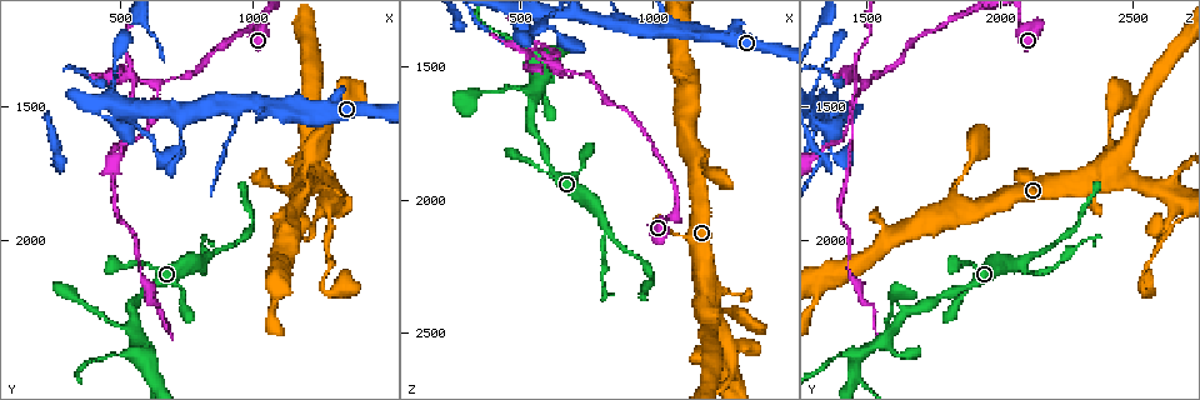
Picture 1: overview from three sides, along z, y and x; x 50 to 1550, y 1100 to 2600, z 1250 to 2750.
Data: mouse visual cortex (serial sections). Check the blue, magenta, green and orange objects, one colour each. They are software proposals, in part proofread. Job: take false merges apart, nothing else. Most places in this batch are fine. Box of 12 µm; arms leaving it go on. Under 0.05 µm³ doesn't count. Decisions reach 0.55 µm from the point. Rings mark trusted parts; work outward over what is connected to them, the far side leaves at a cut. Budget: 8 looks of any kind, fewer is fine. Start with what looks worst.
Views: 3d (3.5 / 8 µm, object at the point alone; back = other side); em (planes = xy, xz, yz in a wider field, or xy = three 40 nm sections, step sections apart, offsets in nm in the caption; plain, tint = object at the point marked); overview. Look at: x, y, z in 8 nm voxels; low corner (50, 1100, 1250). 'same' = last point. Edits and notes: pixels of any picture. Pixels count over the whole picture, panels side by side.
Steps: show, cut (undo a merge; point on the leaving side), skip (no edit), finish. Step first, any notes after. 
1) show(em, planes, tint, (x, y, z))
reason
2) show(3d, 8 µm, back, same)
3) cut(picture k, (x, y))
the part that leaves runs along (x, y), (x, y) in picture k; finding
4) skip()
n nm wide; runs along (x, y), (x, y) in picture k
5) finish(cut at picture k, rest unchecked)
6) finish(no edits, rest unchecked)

show(3d, 8 µm, back, (600, 1410, 1490))
looks like a crossing

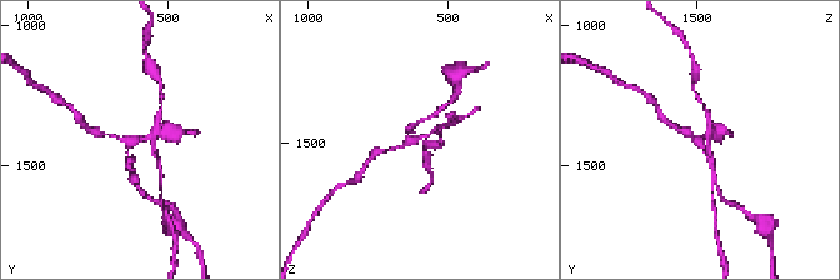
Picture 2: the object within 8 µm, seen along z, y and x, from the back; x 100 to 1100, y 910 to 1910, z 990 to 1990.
show(3d, 3.5 µm, (590, 1410, 1490))
zoom in

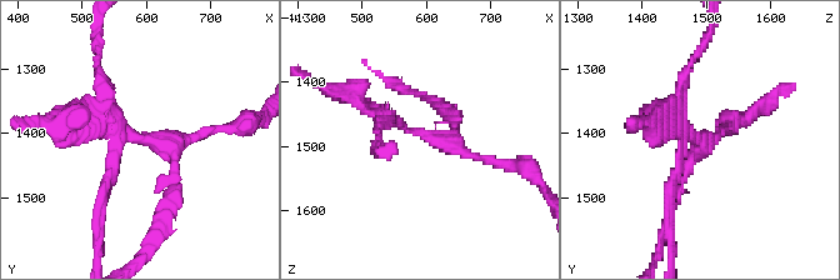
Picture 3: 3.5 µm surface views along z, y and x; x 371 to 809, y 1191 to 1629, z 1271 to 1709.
show(em, xy, step 5, tint, (595, 1405, 1480))
need the tissue

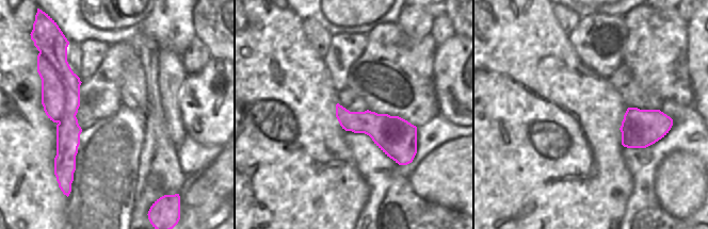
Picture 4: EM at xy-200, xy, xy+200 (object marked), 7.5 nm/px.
cut(picture 3, (673, 183))
border along (54, 70), (65, 99), (59, 121) in picture 4; a second cell is stuck on

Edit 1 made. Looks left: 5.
show(overview)

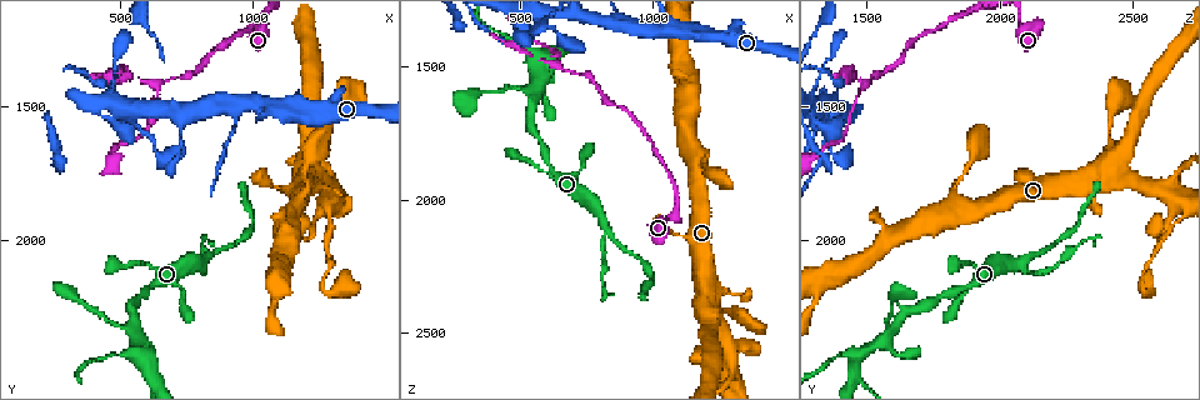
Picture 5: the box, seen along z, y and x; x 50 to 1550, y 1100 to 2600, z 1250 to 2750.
show(3d, 3.5 µm, back, (810, 2090, 2090))
thin neck

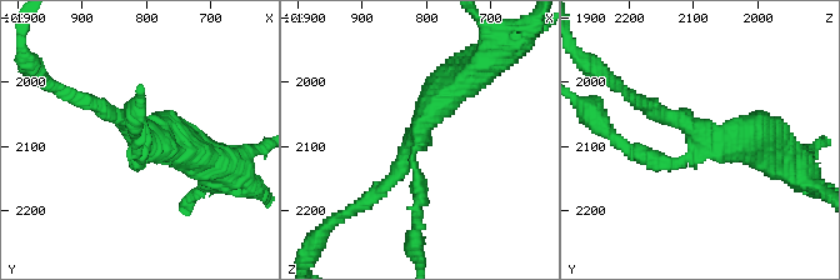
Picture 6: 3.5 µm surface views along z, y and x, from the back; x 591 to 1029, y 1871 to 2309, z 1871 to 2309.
show(em, xy, step 1, tint, (805, 2090, 2080))
3 arms; arms of 200, 200, 400 nm

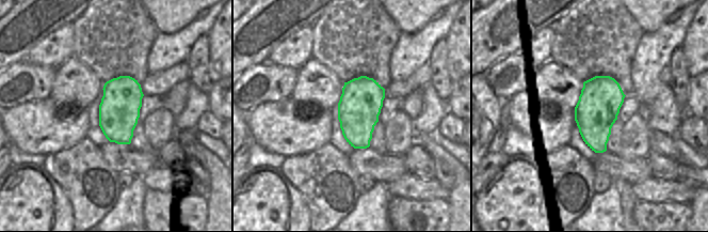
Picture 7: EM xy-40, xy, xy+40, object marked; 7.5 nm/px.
cut(picture 6, (420, 200))
320 nm wide; the part that leaves runs along (413, 154), (420, 186), (416, 256) in picture 6; two cells meet here

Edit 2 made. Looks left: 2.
finish(cut at picture 3, cut at picture 6, rest unchecked)

